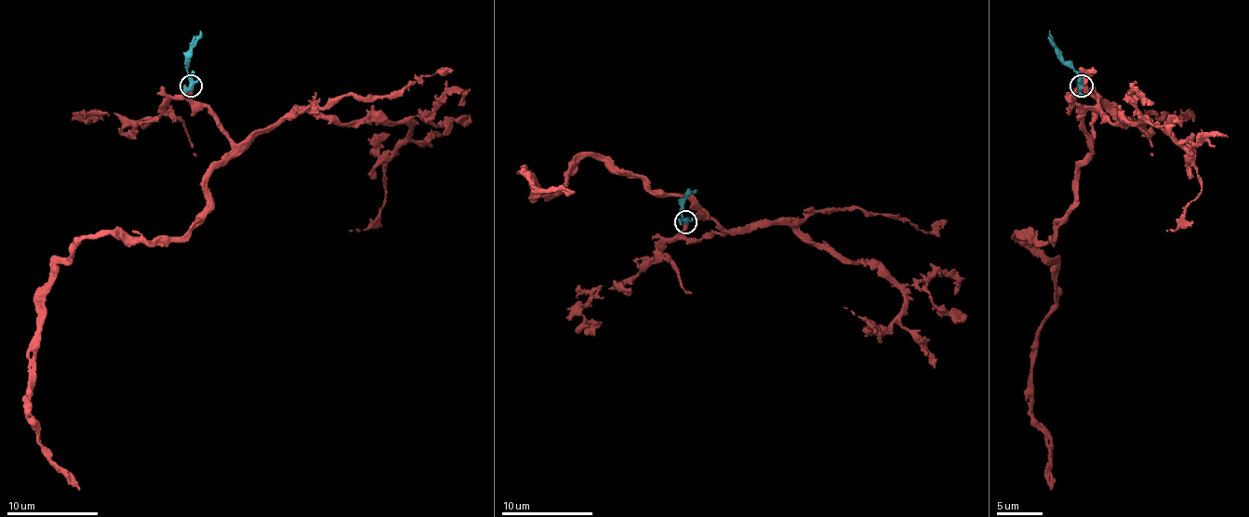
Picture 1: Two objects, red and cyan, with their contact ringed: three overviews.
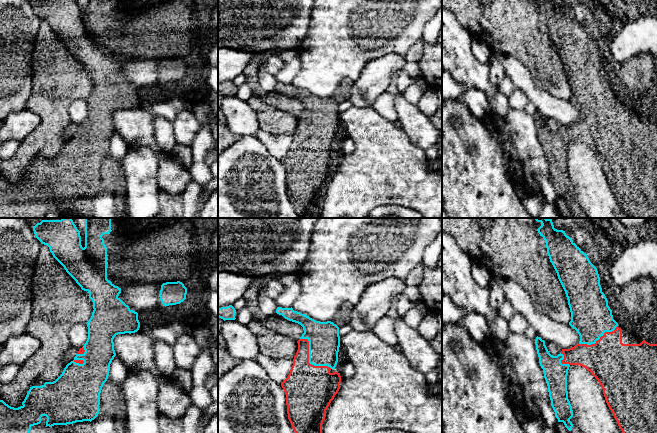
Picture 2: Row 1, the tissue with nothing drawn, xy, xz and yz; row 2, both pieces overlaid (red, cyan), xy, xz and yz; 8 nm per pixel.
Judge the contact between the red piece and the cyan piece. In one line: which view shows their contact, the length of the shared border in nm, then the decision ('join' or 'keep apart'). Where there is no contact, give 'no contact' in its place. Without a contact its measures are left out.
xz | 360 nm | join

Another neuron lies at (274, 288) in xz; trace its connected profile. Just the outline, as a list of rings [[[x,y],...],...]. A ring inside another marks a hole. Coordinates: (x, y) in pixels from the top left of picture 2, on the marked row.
[[[274,279],[270,281],[265,287],[266,296],[275,299],[278,297],[284,290],[284,286],[279,279]]]

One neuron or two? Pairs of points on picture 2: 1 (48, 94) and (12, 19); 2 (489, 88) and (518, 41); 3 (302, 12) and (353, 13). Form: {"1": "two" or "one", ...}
{"1": "two", "2": "two", "3": "two"}

